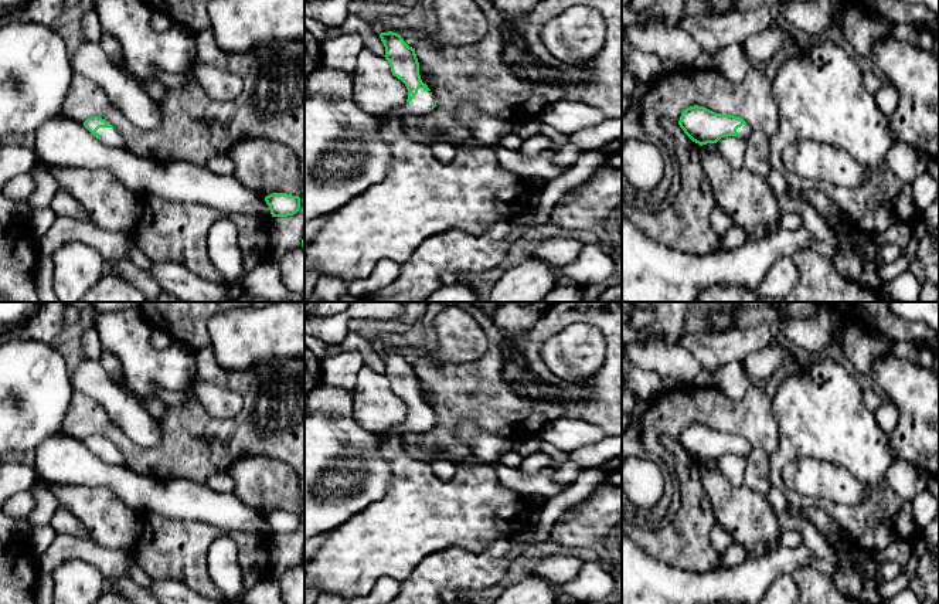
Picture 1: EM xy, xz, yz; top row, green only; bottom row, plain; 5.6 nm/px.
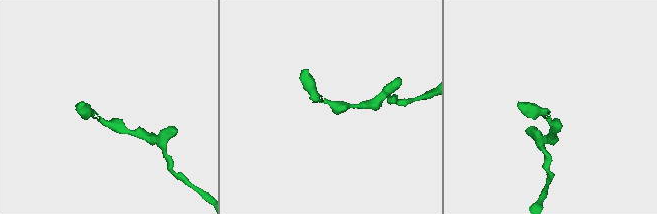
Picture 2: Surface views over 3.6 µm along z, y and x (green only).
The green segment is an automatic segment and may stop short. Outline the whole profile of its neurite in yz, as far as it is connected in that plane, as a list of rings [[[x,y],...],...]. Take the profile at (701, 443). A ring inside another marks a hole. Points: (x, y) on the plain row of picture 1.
[[[704,424],[684,427],[678,438],[684,451],[700,464],[717,461],[725,454],[748,457],[751,444],[739,434],[715,431]]]

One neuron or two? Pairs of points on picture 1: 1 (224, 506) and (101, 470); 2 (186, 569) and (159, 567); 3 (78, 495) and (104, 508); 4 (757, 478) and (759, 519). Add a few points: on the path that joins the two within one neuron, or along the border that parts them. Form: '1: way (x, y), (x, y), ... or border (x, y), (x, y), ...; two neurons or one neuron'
1: way (193, 501), (145, 495), (132, 488); one neuron
2: way (179, 567), (166, 567); one neuron
3: way (84, 501), (98, 508); one neuron
4: border (744, 484), (765, 495); two neurons

